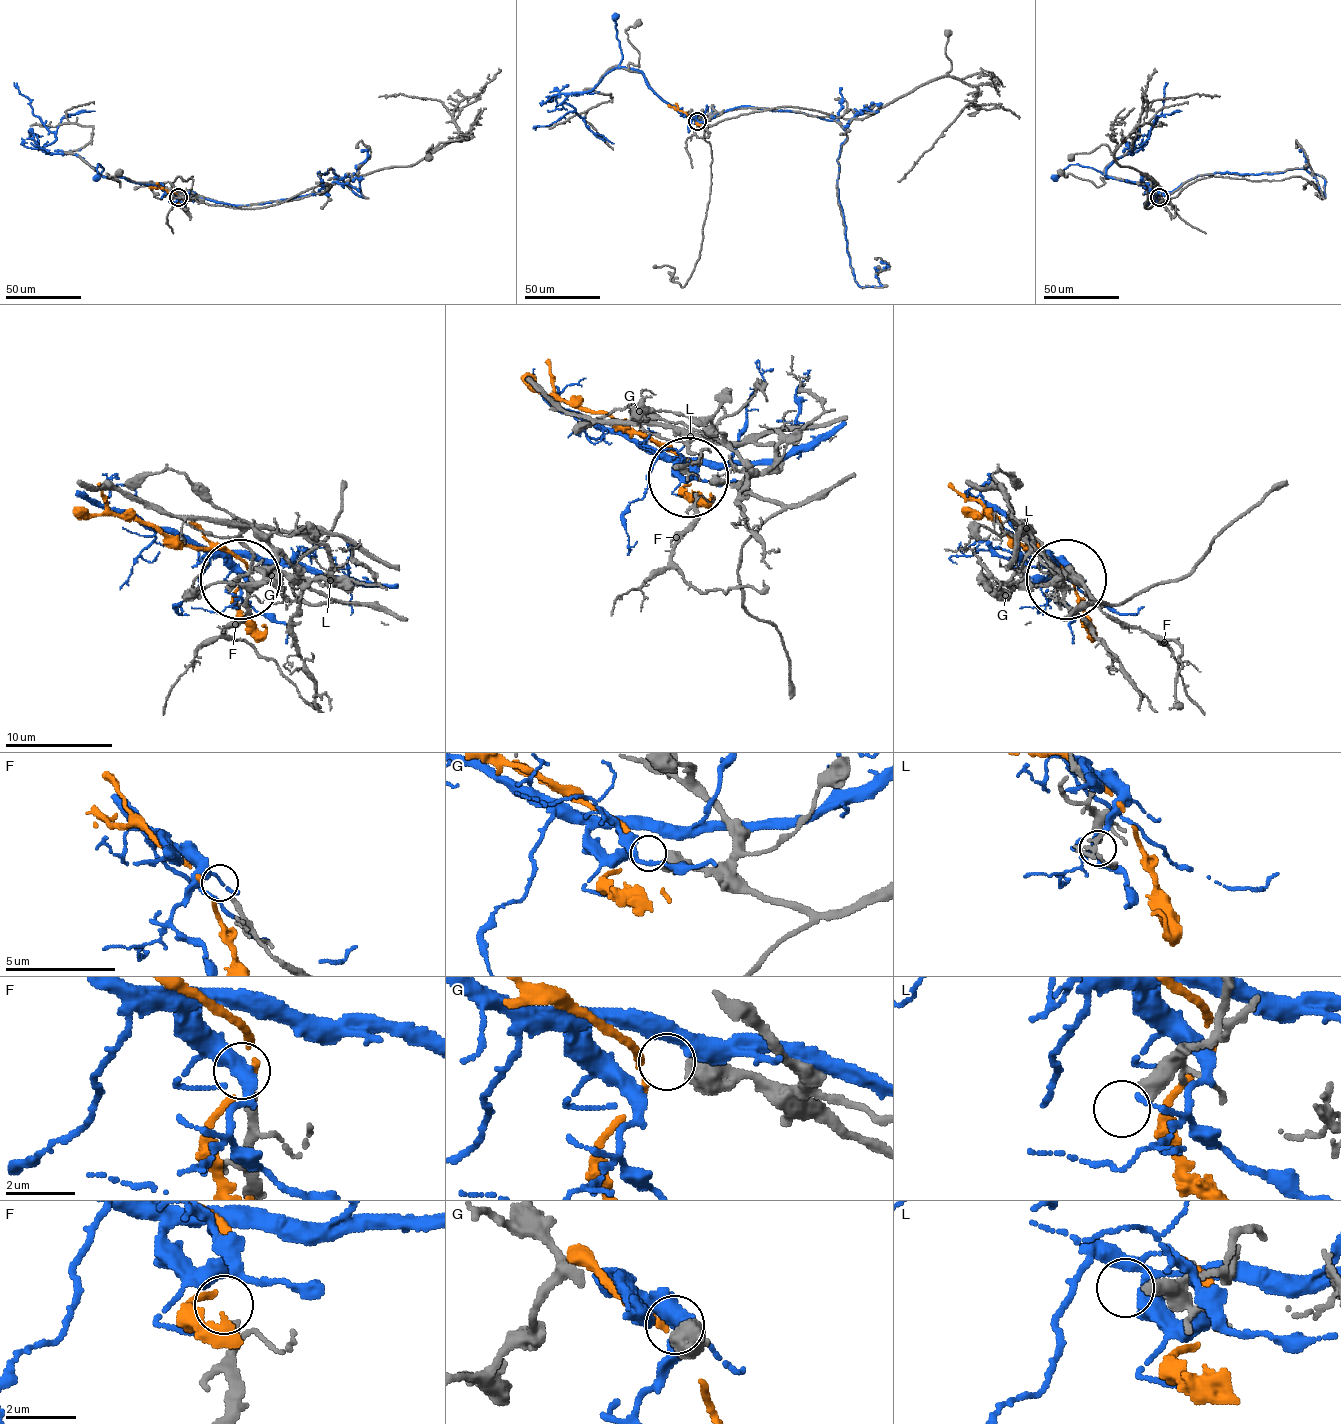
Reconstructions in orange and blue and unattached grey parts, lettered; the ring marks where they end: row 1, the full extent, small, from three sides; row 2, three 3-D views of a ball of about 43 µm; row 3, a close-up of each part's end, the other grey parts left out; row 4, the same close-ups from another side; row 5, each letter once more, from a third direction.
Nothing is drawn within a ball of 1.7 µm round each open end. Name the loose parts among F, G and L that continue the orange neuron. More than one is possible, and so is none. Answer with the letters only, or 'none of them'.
G

